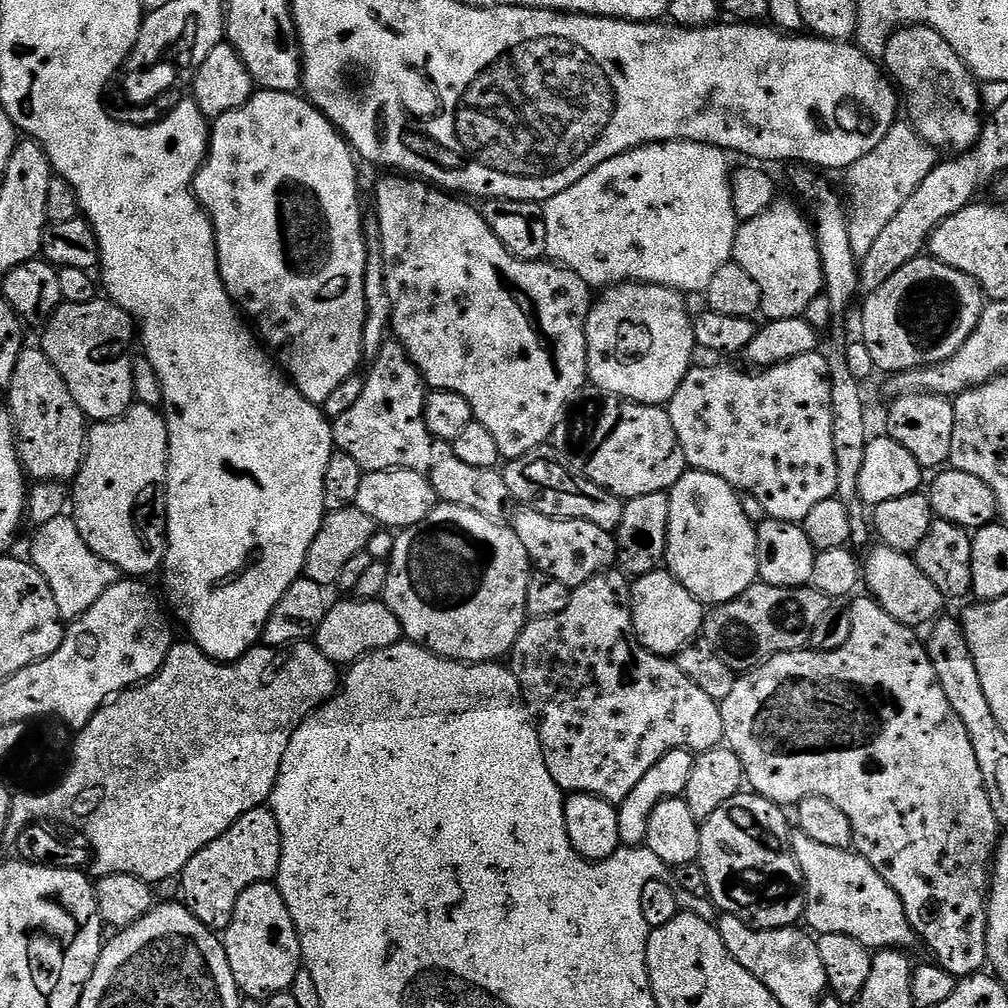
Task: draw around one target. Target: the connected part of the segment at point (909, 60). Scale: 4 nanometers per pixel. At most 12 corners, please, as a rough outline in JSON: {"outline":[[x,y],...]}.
{"outline":[[925,24],[898,29],[882,64],[916,135],[976,147],[979,88]]}

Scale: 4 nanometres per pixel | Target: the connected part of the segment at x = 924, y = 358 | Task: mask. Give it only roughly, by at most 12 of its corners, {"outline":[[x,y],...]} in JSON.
{"outline":[[928,254],[867,293],[877,369],[950,359],[986,307],[977,280]]}

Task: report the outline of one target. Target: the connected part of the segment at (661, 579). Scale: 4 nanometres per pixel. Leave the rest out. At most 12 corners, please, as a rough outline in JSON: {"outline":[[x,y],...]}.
{"outline":[[667,570],[631,581],[638,642],[675,657],[701,635],[701,604]]}

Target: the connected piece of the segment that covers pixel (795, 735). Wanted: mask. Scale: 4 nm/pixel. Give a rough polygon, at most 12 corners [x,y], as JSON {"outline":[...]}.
{"outline":[[850,642],[719,701],[747,787],[830,798],[952,976],[1002,825],[927,647]]}

